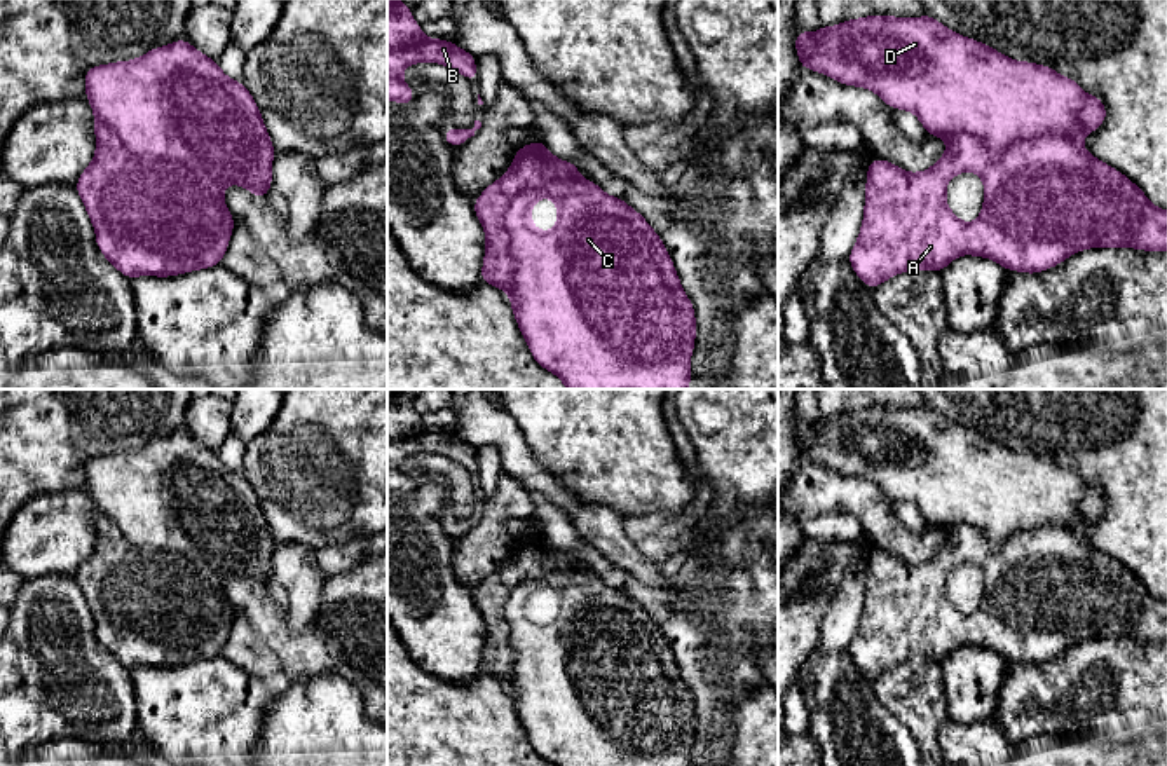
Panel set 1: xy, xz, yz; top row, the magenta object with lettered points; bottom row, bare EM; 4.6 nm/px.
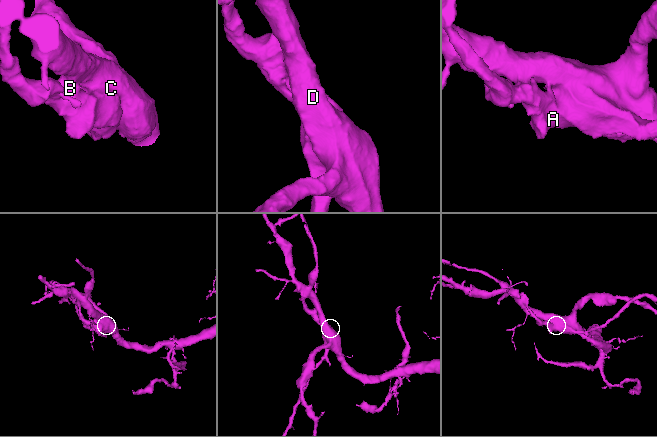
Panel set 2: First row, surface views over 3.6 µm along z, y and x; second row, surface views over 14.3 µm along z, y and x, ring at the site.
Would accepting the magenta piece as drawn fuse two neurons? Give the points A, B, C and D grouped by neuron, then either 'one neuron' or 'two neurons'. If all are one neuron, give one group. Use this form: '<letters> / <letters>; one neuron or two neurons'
A B / C D; two neurons

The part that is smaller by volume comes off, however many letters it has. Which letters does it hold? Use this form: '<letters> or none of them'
A, B

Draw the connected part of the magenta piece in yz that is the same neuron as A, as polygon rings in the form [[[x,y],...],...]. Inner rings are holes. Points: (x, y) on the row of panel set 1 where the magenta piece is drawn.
[[[972,134],[945,138],[945,154],[919,173],[907,173],[900,166],[874,157],[867,166],[863,222],[855,246],[848,255],[860,281],[870,290],[900,272],[942,272],[954,258],[973,255],[991,258],[1005,270],[1040,274],[1071,255],[1090,248],[1136,248],[1141,251],[1167,251],[1167,211],[1153,206],[1143,188],[1123,173],[1089,154],[1080,141],[1061,134],[1040,134],[1013,141],[1005,152],[994,154]],[[972,171],[984,181],[984,204],[972,223],[963,223],[947,206],[947,181]]]

